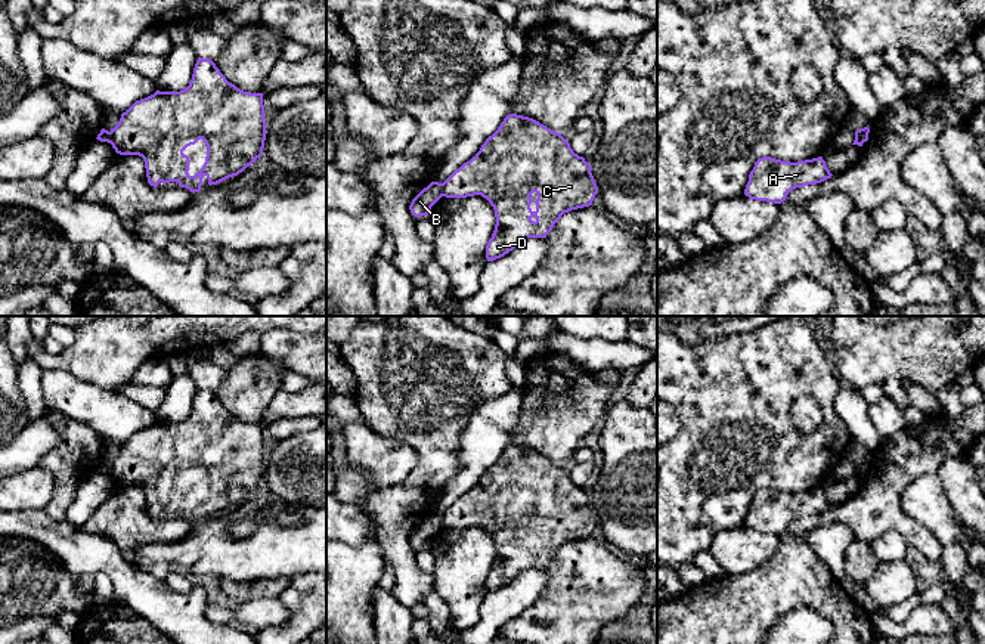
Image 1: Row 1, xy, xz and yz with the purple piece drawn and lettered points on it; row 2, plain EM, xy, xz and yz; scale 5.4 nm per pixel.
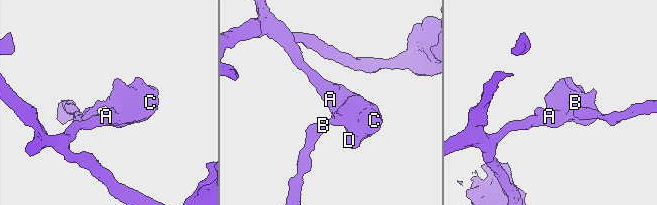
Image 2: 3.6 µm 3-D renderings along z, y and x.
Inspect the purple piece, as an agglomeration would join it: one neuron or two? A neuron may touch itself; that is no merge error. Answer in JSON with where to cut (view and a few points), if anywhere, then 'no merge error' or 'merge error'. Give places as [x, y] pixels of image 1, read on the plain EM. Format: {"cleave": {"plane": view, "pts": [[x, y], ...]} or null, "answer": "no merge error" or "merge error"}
{"cleave": {"plane": "xz", "pts": [[440, 514], [442, 526]]}, "answer": "merge error"}

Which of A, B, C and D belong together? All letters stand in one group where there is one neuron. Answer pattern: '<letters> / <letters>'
A C D / B

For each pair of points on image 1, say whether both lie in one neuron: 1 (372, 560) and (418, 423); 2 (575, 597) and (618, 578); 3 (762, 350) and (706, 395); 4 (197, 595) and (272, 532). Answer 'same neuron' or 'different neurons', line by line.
1: different neurons
2: same neuron
3: same neuron
4: different neurons

